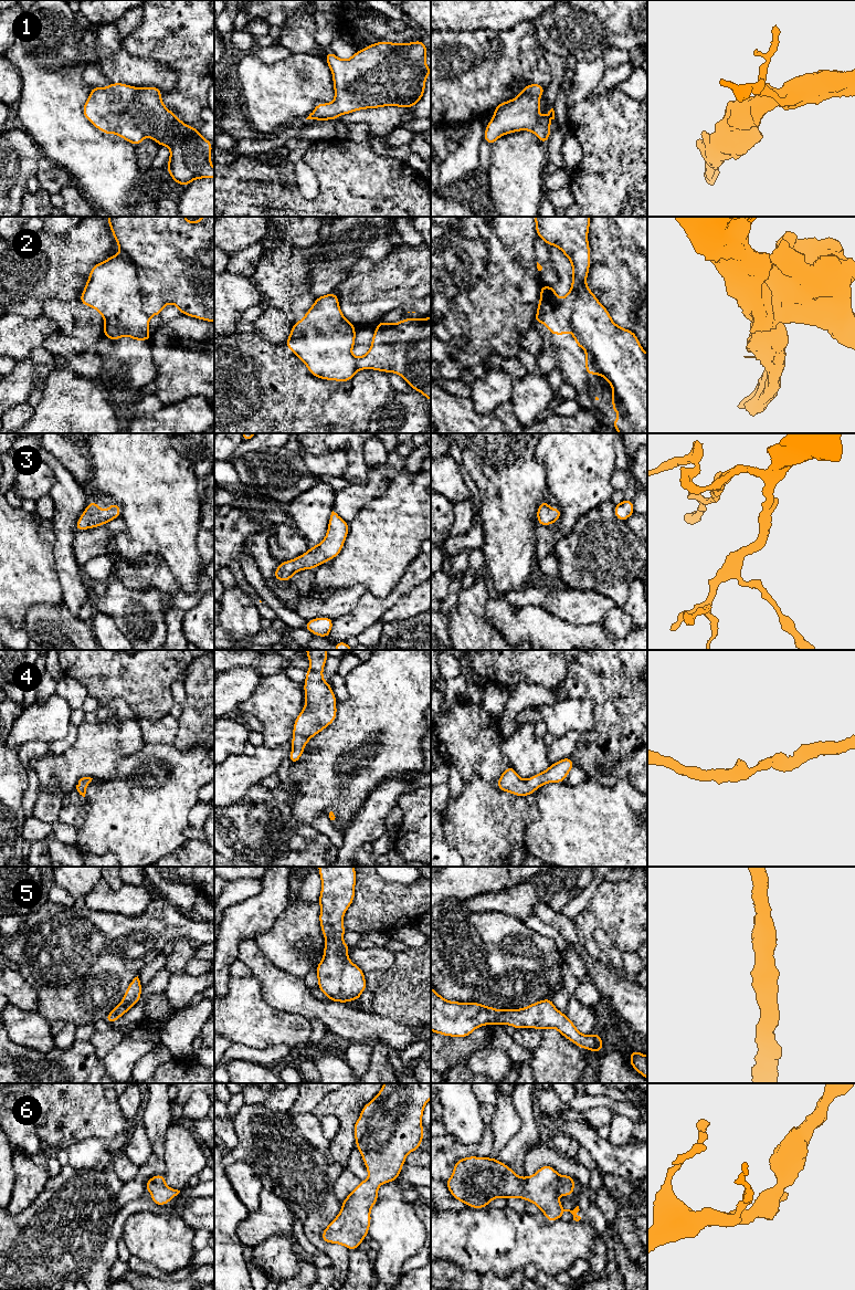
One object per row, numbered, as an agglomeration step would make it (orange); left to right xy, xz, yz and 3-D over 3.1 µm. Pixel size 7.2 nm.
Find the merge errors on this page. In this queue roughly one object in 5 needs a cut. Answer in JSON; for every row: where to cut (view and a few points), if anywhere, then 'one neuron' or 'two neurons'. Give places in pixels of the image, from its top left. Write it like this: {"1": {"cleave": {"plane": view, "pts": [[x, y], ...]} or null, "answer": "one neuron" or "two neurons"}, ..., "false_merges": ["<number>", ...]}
{"1": {"cleave": null, "answer": "one neuron"}, "2": {"cleave": {"plane": "xy", "pts": [[122, 251], [135, 266], [143, 299], [143, 308], [150, 316]]}, "answer": "two neurons"}, "3": {"cleave": null, "answer": "one neuron"}, "4": {"cleave": null, "answer": "one neuron"}, "5": {"cleave": null, "answer": "one neuron"}, "6": {"cleave": null, "answer": "one neuron"}, "false_merges": ["2"]}

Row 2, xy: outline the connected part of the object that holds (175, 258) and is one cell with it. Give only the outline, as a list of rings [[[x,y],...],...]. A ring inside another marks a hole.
[[[108,217],[107,221],[120,251],[136,266],[144,298],[144,311],[150,317],[161,315],[166,305],[172,303],[179,308],[180,314],[214,323],[214,217],[202,217],[198,222],[191,222],[184,217]]]

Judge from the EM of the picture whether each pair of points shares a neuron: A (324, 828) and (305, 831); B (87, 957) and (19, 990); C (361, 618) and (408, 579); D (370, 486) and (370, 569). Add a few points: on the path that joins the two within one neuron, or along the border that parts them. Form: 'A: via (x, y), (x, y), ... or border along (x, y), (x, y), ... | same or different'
A: border along (312, 825), (335, 847) | different
B: border along (17, 971), (35, 992), (38, 998), (37, 1009) | different
C: via (373, 607), (386, 604), (398, 591) | same
D: border along (389, 483), (386, 491), (371, 500), (352, 520) | different

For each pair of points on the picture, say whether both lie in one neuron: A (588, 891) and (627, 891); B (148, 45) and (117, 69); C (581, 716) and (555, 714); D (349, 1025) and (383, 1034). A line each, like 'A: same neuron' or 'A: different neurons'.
A: different neurons
B: different neurons
C: same neuron
D: same neuron

